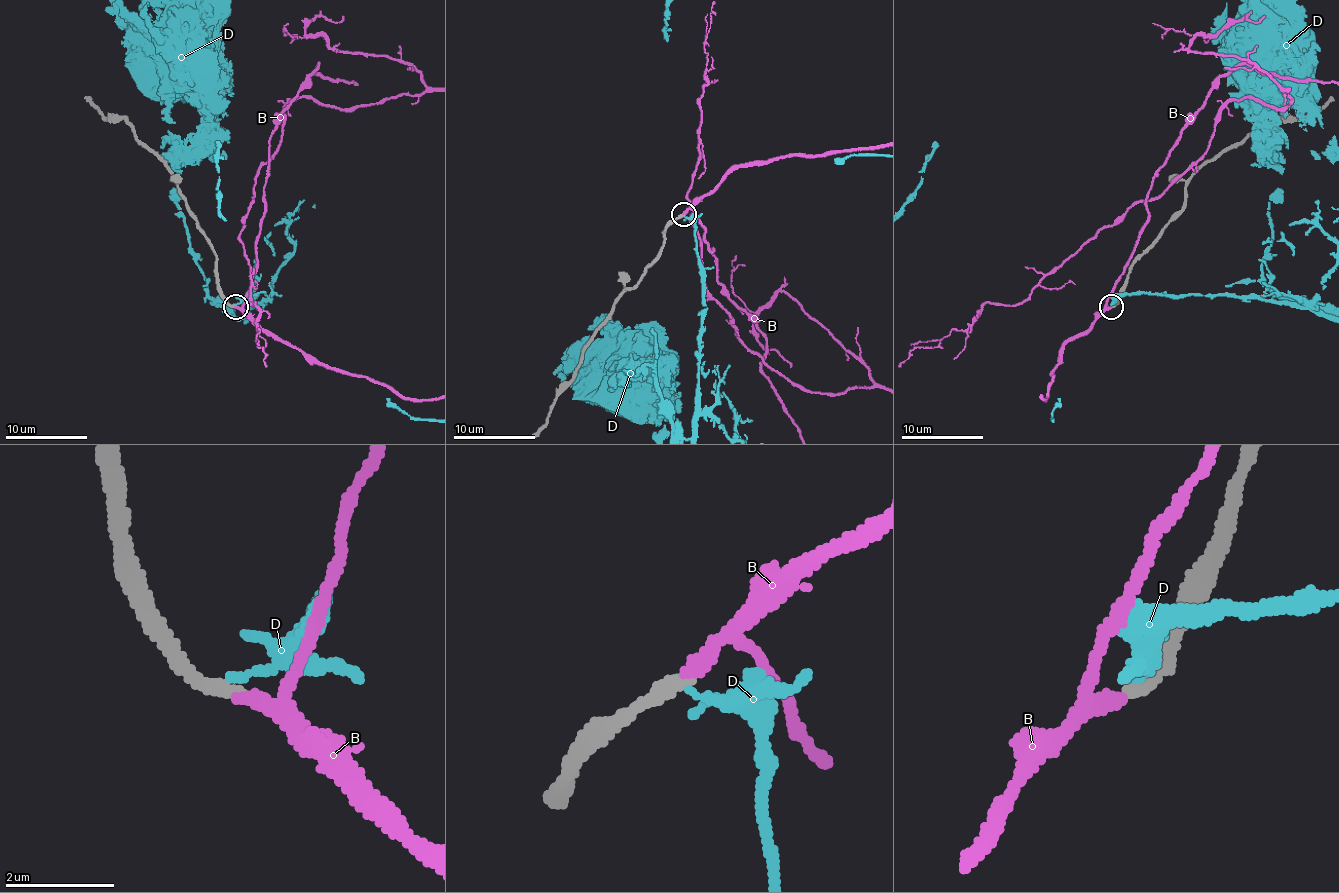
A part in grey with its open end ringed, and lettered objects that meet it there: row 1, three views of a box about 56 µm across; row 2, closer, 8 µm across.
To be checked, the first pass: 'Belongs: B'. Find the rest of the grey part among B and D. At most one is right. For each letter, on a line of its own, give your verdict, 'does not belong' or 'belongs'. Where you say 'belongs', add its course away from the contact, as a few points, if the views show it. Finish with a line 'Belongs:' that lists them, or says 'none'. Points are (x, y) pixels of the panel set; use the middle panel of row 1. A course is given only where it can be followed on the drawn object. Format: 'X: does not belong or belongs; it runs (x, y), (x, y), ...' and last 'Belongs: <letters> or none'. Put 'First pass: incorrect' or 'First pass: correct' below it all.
B: belongs
D: does not belong
Belongs: B
First pass: correct

